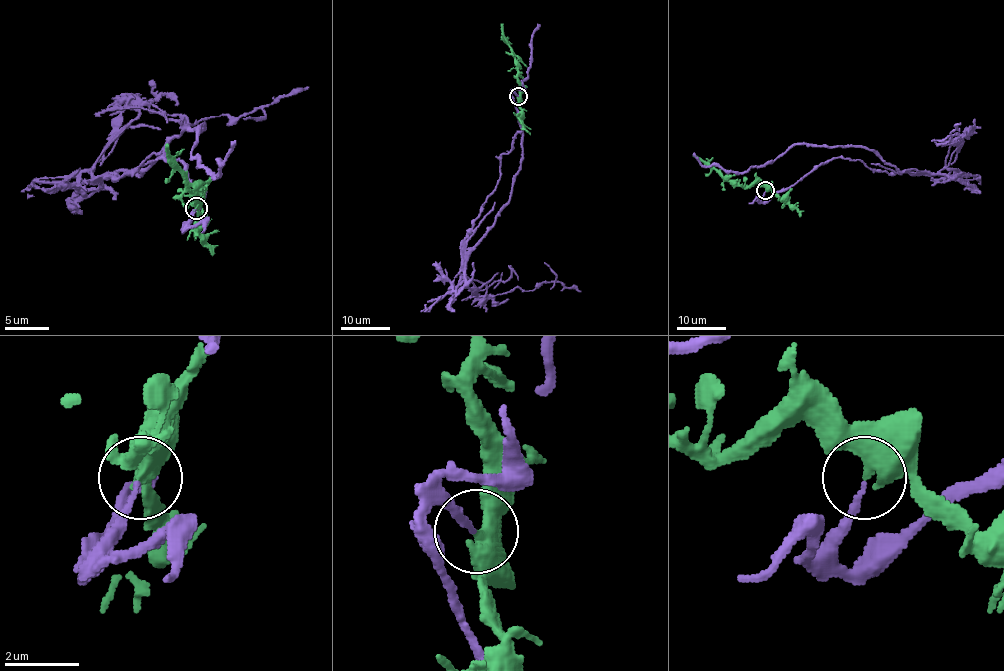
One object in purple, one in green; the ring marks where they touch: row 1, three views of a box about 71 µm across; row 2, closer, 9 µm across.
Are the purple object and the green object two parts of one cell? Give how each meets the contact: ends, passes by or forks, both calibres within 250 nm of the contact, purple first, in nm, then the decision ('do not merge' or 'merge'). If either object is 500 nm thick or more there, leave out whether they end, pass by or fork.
130/550 nm | do not merge

